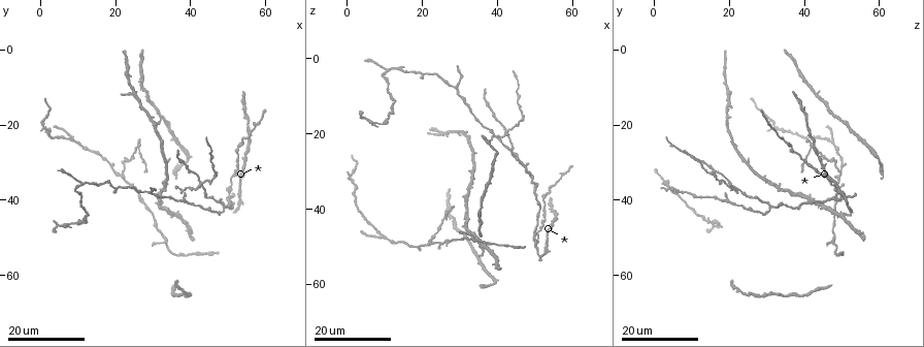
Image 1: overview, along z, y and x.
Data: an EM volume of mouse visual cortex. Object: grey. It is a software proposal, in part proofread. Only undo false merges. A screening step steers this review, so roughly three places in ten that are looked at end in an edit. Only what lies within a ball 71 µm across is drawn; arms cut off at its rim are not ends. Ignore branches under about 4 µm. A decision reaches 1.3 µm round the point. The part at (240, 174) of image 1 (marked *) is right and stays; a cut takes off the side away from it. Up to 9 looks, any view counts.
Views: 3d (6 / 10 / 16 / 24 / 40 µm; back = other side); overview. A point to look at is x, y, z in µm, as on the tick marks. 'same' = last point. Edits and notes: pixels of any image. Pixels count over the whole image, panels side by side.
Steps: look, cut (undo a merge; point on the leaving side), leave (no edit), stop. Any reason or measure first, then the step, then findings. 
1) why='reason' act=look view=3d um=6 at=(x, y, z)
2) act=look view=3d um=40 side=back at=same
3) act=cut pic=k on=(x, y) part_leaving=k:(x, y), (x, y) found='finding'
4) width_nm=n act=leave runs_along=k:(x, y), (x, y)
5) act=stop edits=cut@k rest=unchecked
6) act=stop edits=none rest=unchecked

why='small branch off a trunk' act=look view=3d um=24 at=(27.0, 26.0, 42.5)

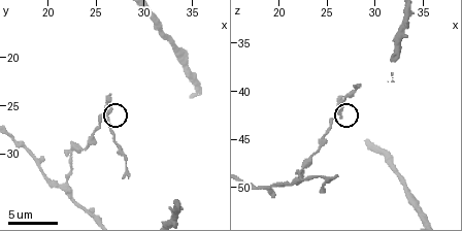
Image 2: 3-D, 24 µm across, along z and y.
why='zoom in' act=look view=3d um=6 at=(26.2, 25.8, 41.8)

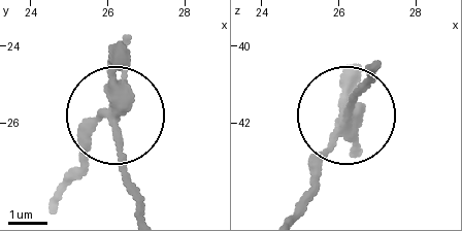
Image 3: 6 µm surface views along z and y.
arms=4 act=cut pic=3 on=(355, 154) found='a second neuron is stuck on'

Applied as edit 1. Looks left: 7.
act=look view=overview

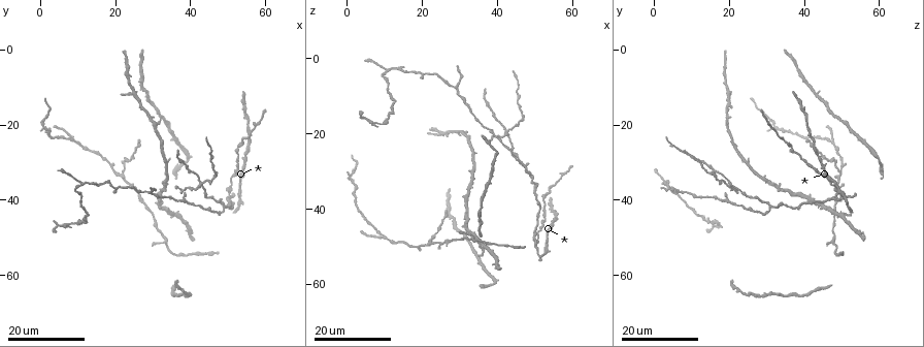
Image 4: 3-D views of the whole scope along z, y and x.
why='two arms in line, one across' act=look view=3d um=24 at=(42.0, 36.5, 20.5)

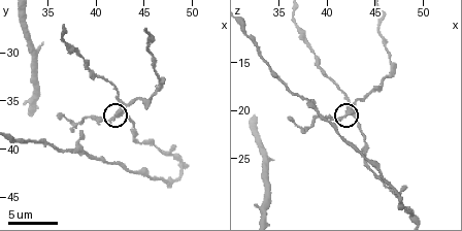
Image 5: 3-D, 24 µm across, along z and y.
why='closer look' act=look view=3d um=10 at=(42.0, 36.2, 20.0)

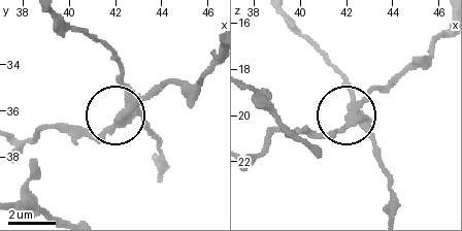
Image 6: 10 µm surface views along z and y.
arms=3 act=cut pic=6 on=(104, 132) found='two neurons meet here'

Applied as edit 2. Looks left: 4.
act=look view=overview

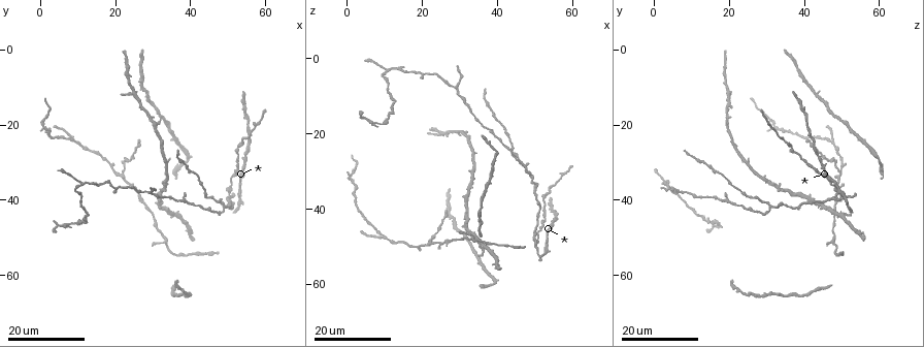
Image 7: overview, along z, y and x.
why='two arms in line, one across' act=look view=3d um=24 at=(10.0, 25.0, 47.5)

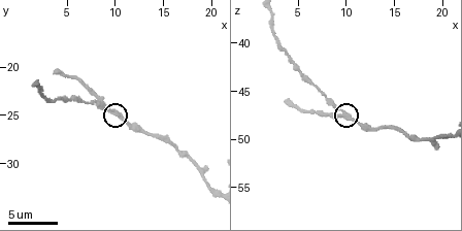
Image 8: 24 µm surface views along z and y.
act=look view=3d um=6 at=(9.6, 24.6, 47.4)

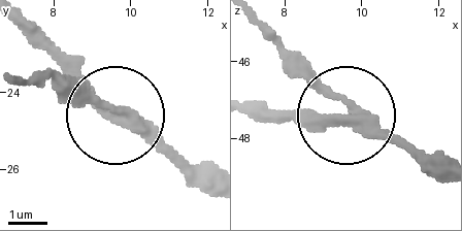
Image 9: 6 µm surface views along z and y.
act=look view=3d um=6 side=back at=(9.65, 24.45, 47.25)

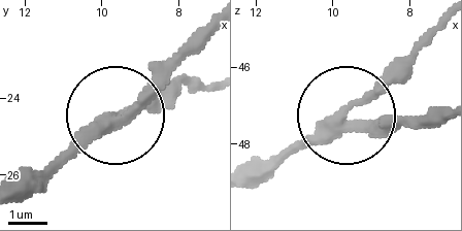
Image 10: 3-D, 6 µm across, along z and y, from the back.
arms=3 act=leave runs_along=10:(19, 200), (47, 184), (193, 39) found='all the same neuron'

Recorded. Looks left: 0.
act=stop edits=cut@3,cut@6 rest=unchecked

